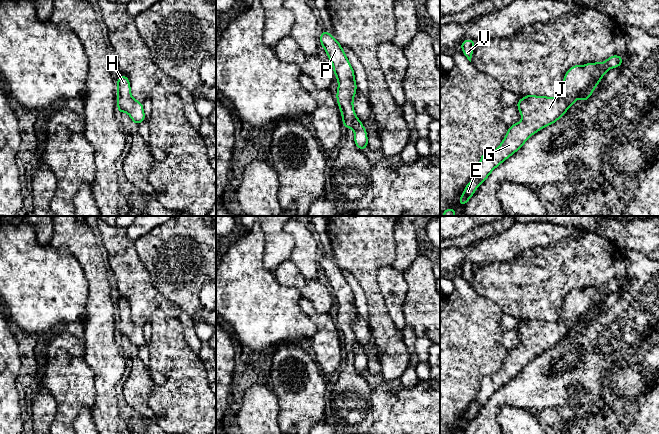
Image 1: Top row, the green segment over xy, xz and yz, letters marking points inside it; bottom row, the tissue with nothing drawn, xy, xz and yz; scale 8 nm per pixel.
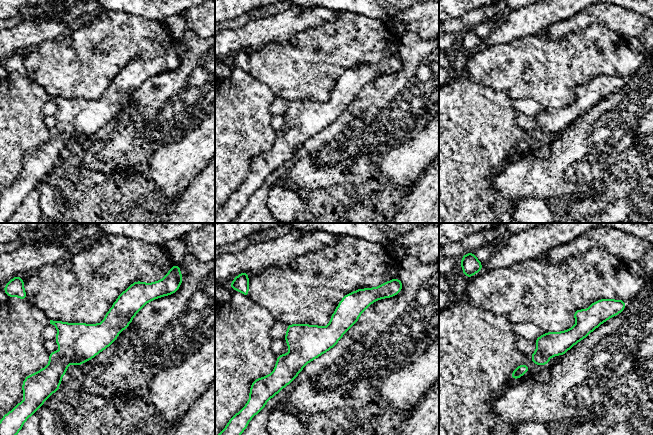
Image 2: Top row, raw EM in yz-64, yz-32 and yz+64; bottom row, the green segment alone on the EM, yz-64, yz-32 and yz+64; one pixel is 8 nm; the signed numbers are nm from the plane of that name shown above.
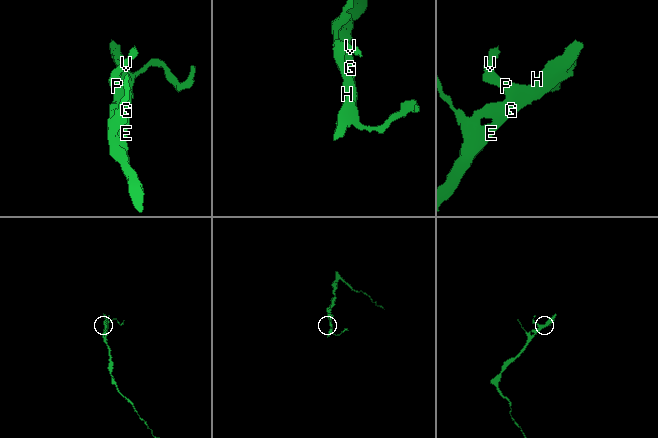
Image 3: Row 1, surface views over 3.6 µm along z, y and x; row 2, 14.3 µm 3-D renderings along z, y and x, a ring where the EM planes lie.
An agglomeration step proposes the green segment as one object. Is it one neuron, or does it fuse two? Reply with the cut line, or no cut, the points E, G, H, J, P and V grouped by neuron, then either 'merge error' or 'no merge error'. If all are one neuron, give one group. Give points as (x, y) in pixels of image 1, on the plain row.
no cut | E G H J P V | no merge error

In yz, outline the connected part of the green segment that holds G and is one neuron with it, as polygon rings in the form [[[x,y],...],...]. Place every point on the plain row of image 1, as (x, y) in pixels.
[[[613,279],[604,287],[574,289],[566,296],[558,321],[526,319],[519,324],[516,329],[522,344],[510,349],[505,362],[496,374],[482,378],[475,401],[460,420],[459,430],[464,430],[490,397],[518,375],[531,359],[555,347],[578,322],[582,322],[585,327],[604,298],[610,292],[617,292],[622,287],[621,280]]]

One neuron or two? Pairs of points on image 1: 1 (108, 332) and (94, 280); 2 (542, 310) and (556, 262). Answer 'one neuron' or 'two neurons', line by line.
1: one neuron
2: one neuron

